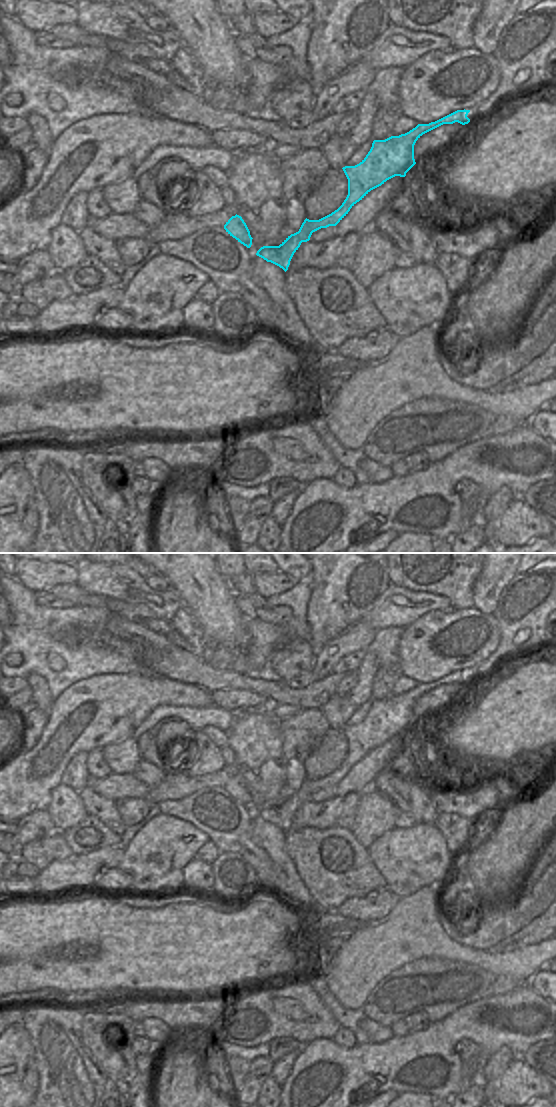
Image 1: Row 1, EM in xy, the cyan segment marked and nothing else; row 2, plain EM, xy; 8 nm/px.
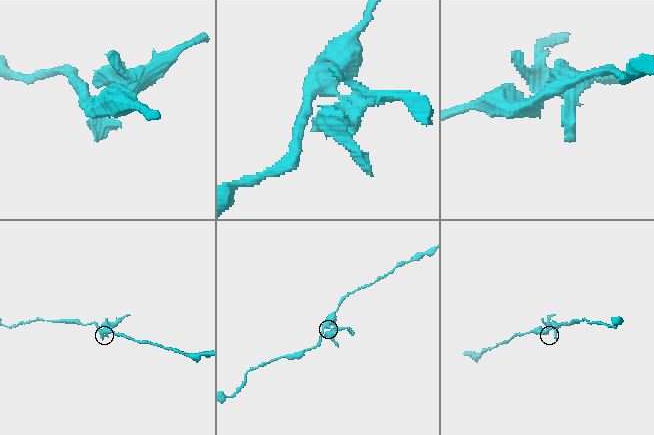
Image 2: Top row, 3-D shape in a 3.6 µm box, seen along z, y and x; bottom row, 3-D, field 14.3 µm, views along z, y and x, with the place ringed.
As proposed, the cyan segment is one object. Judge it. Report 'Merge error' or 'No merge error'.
Merge error.

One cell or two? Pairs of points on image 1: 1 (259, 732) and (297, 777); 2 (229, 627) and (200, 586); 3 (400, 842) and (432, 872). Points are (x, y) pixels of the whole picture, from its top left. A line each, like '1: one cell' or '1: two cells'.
1: two cells
2: one cell
3: one cell

